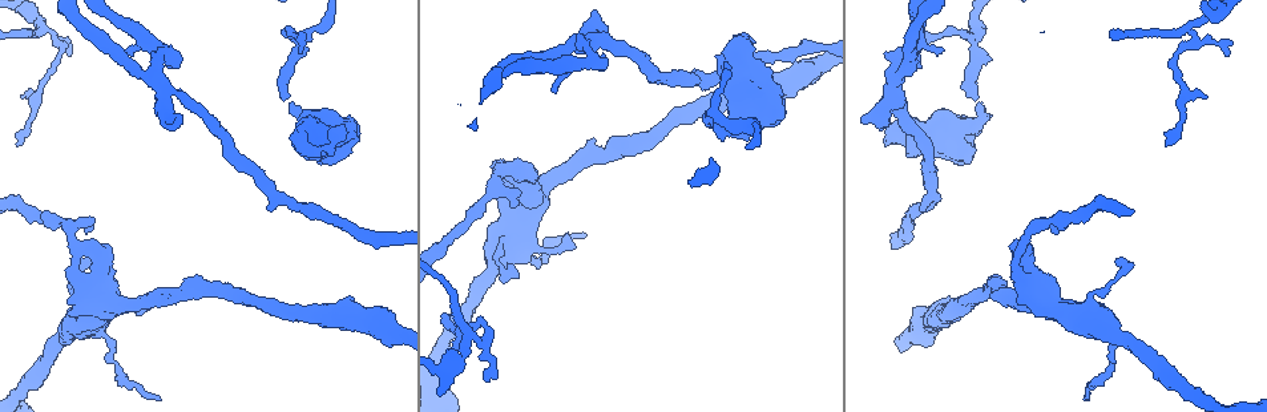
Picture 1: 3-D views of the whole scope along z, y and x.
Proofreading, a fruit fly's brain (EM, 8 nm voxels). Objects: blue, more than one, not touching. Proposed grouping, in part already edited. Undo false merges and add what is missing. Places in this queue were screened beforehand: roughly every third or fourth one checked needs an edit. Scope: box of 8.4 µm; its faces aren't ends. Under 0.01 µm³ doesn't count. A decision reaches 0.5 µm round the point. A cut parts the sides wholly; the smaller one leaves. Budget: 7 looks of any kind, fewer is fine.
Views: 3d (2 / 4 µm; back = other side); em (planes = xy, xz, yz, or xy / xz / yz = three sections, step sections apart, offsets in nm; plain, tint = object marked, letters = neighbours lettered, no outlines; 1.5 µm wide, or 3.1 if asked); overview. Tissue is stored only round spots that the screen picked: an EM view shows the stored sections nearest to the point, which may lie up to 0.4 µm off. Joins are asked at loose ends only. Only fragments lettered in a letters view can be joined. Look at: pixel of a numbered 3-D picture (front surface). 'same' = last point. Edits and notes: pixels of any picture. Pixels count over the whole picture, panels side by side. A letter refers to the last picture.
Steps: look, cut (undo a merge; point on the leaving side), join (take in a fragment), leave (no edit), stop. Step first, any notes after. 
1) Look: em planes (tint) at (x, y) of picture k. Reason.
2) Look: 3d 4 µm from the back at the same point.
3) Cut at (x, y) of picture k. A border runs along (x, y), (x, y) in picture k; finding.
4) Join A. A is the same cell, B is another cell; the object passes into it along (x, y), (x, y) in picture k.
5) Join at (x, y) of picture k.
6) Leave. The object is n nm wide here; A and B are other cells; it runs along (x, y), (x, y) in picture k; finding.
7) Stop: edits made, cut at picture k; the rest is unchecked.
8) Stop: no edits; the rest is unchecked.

Look: em planes (tint) at (546, 260) of picture 1. Thin neck.

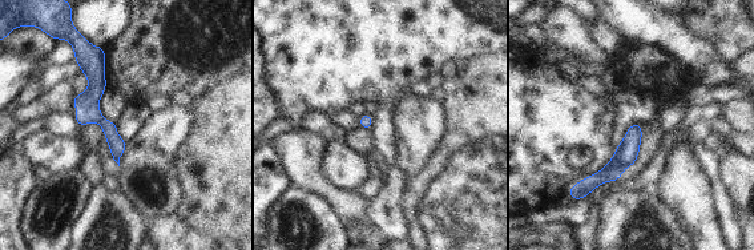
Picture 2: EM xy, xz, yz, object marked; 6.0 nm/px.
Look: em planes (letters) at the same point.

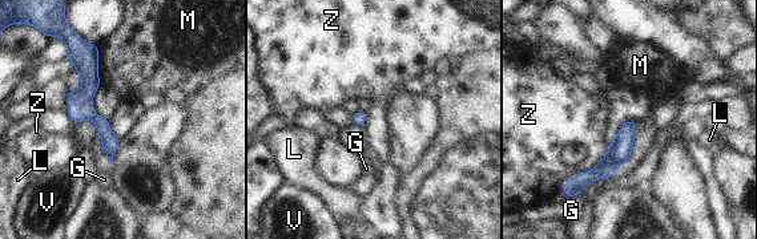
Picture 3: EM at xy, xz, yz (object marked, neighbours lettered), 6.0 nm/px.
Leave. G, L, M, V and Z are other cells; a border runs along (582, 191), (570, 198) in picture 3; all the same neuron.

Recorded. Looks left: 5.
Look: 3d 2 µm at (594, 42) of picture 1. Four arms meet.

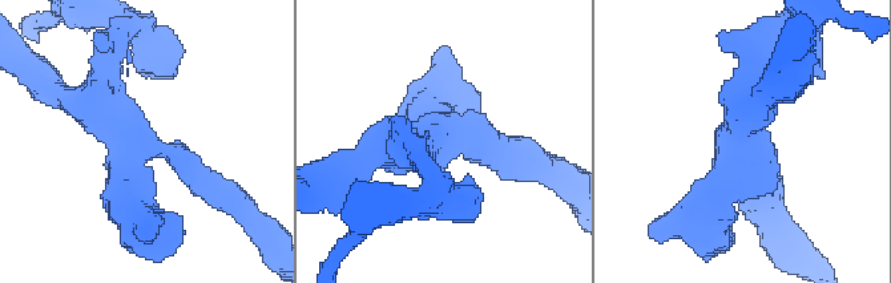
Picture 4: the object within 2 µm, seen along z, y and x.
Look: em planes (letters) at (737, 137) of picture 4. 4 arms meet here.

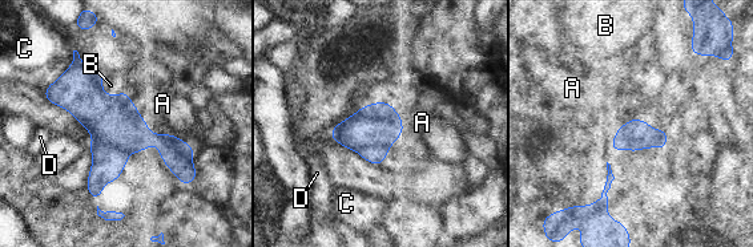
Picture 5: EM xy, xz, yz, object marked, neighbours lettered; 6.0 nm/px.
Cut at (108, 164) of picture 5. The longest contact is with A, 440 nm; A, B, C and D are other cells; a border runs along (93, 138), (124, 149), (128, 153) in picture 5; a second neuron is stuck on.

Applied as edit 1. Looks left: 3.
Stop: edits made, cut at picture 5; the rest is unchecked.

